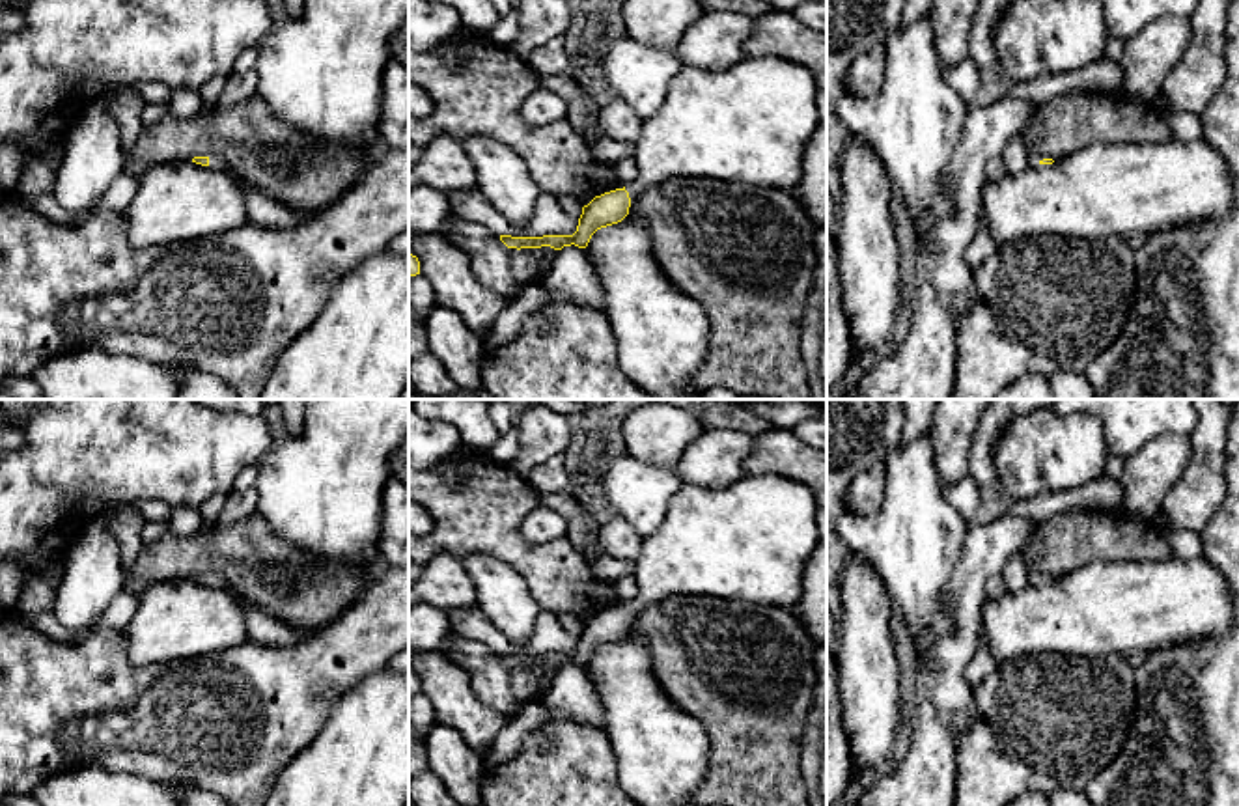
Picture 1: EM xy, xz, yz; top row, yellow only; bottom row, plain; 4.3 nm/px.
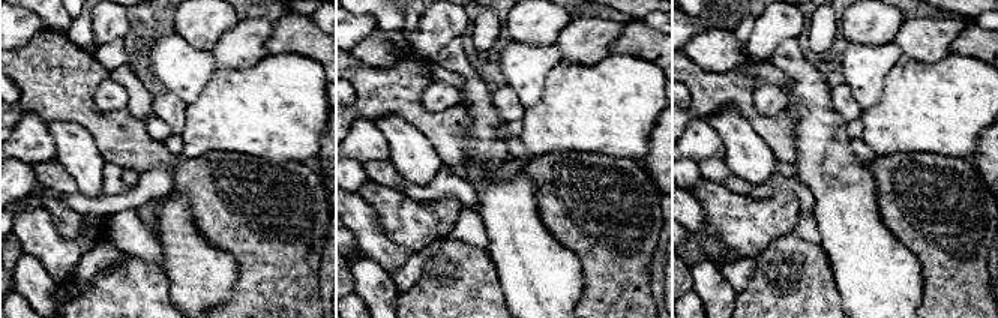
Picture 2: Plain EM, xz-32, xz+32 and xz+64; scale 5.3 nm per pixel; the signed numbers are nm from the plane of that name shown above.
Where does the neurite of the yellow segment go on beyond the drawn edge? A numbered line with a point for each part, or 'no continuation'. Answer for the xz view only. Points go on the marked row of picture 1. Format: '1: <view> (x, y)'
1: xz (751, 124)

